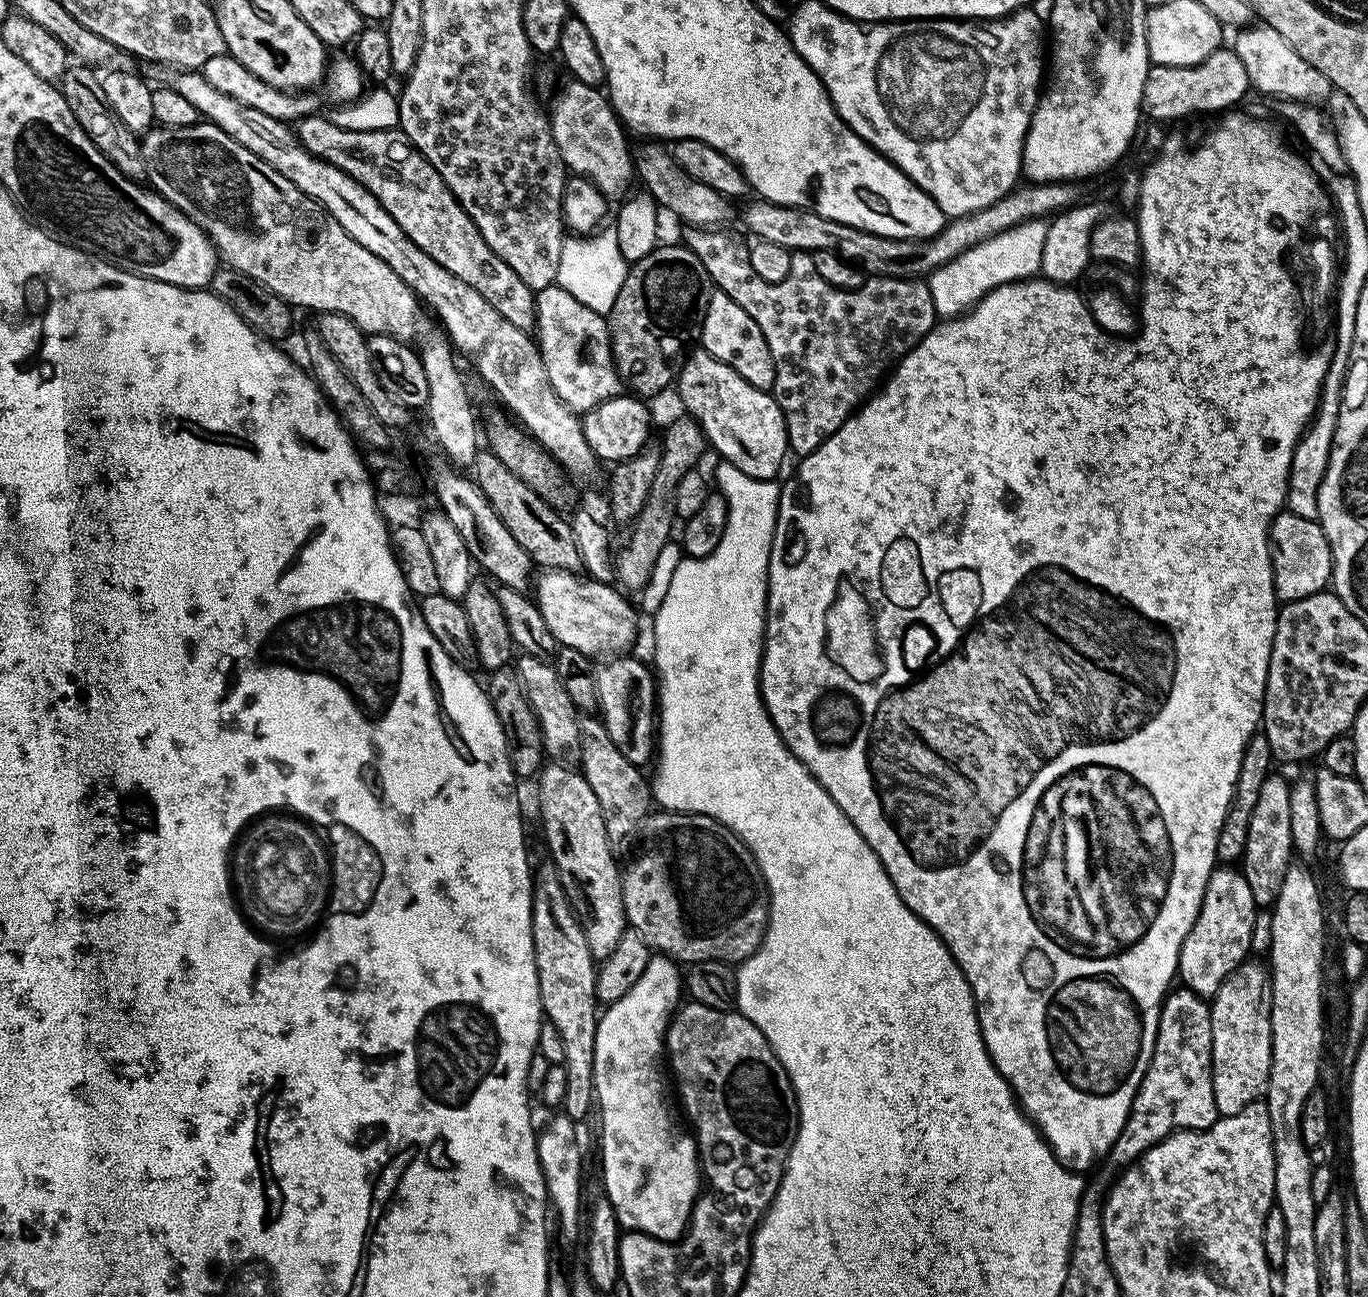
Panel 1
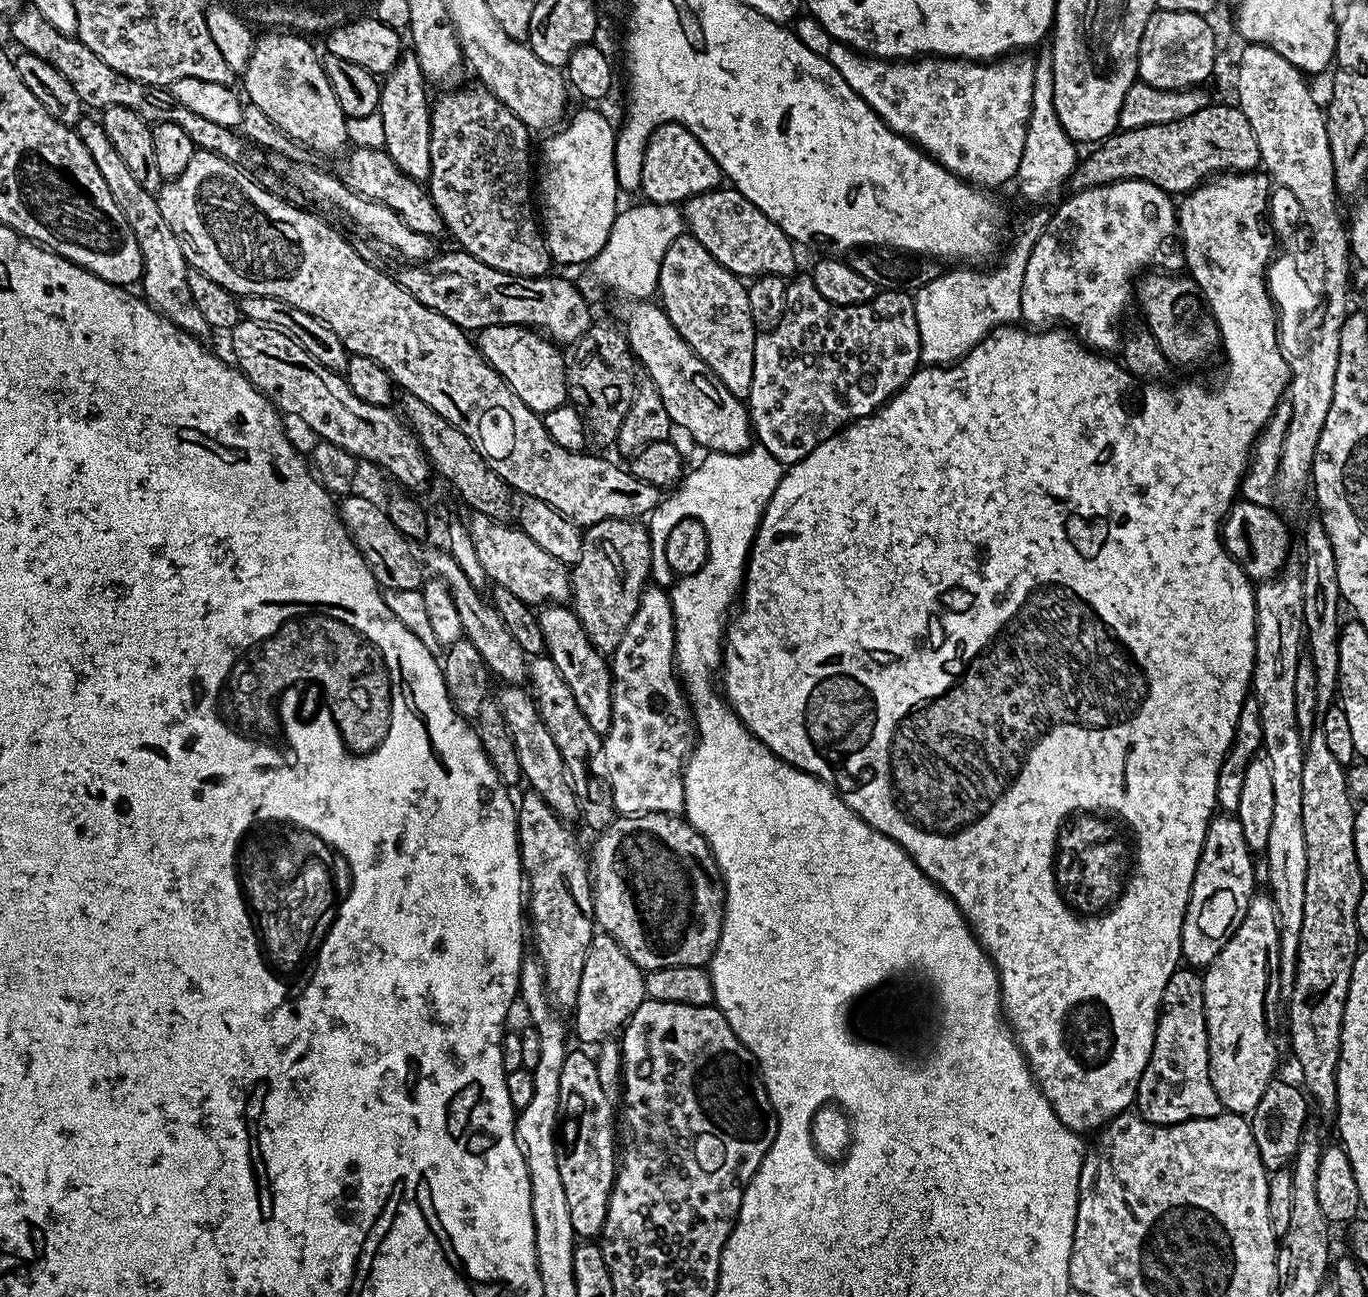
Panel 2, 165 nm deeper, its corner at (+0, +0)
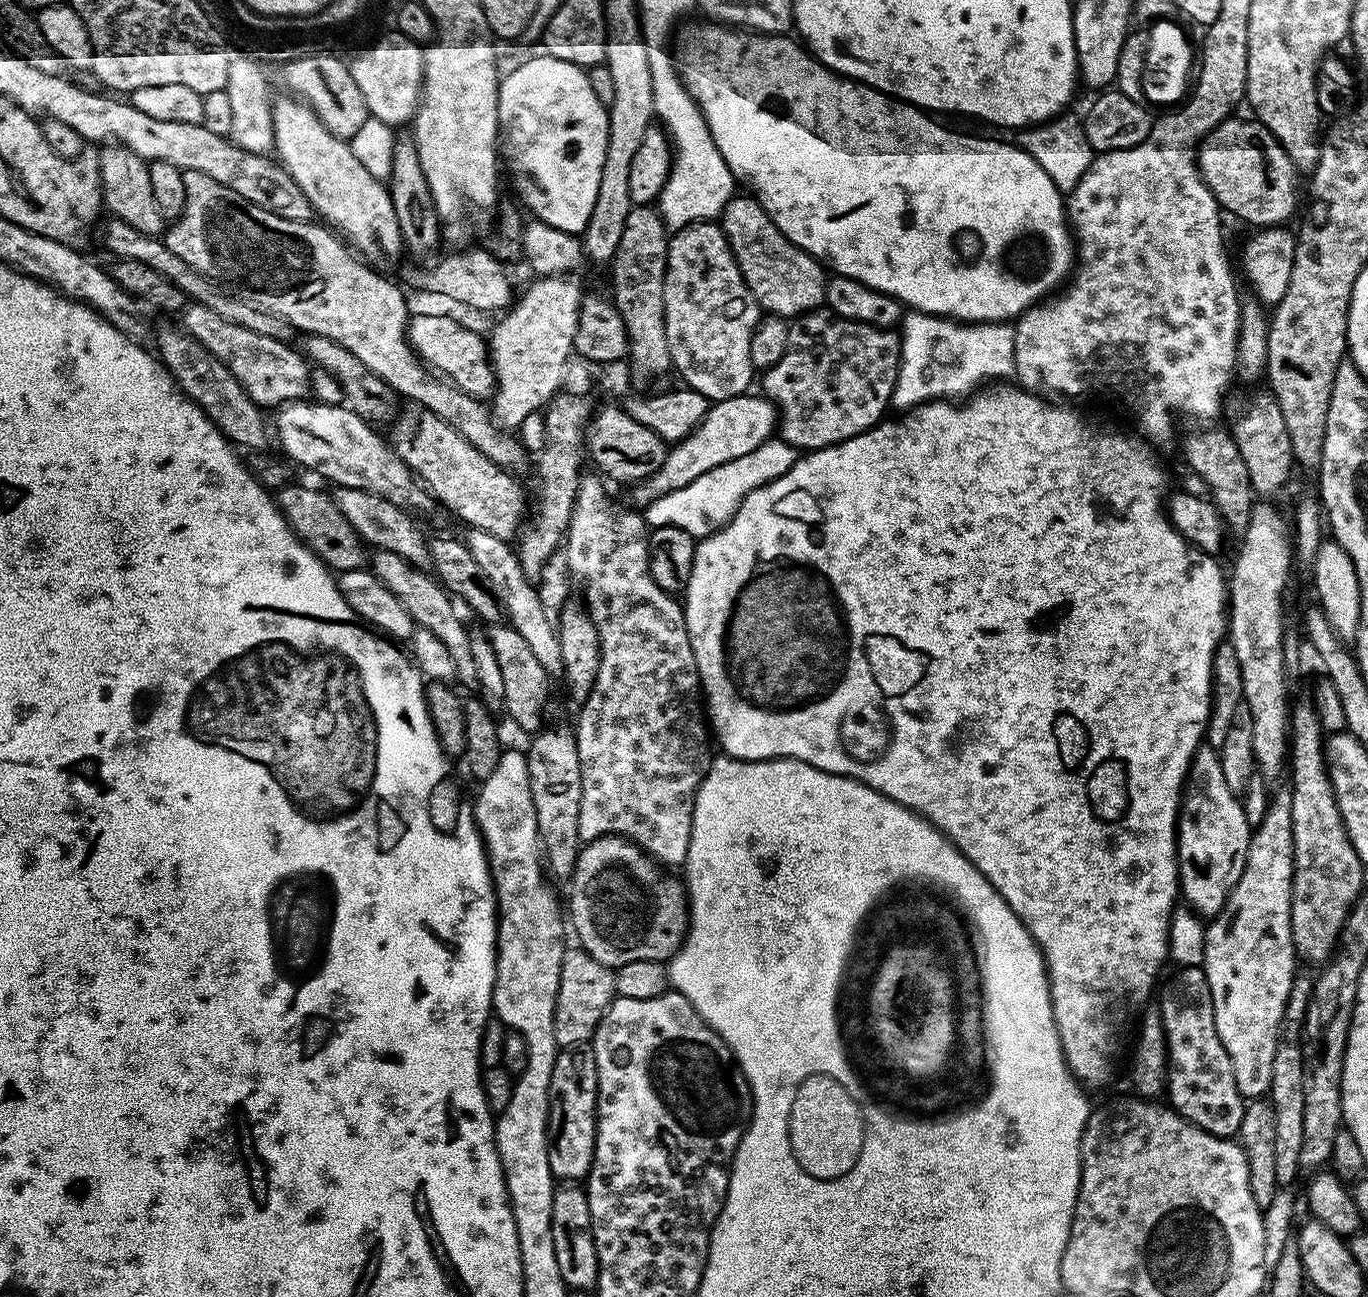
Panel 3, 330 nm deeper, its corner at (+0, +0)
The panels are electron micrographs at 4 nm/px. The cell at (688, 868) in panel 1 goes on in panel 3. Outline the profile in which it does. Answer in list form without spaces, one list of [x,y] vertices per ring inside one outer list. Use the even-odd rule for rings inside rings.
[[[600,836],[585,843],[570,877],[572,885],[568,888],[568,904],[566,900],[566,916],[571,931],[573,928],[580,939],[577,940],[579,947],[613,970],[626,962],[664,962],[675,956],[688,935],[688,893],[677,877],[676,881],[672,876],[660,876],[659,871],[661,869],[647,852],[622,836]]]

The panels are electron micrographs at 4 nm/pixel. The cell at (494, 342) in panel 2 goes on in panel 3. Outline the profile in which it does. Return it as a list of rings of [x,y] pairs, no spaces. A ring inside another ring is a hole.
[[[416,316],[408,321],[408,343],[433,373],[453,383],[475,400],[487,401],[494,392],[490,349],[485,337],[459,324],[452,316]]]

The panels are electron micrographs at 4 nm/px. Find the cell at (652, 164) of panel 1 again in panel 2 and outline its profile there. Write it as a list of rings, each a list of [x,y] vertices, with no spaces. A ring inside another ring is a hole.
[[[721,186],[711,192],[689,196],[682,211],[687,231],[723,268],[741,278],[757,276],[791,277],[797,271],[794,242],[754,202],[731,186]]]

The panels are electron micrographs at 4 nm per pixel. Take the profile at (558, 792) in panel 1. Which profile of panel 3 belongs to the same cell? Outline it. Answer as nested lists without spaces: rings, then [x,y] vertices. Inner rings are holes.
[[[373,551],[370,556],[370,570],[387,586],[390,594],[394,594],[394,598],[398,598],[402,606],[406,606],[417,625],[430,630],[430,634],[434,634],[434,638],[438,638],[438,642],[442,642],[442,646],[450,650],[450,659],[454,661],[456,671],[455,679],[461,680],[468,688],[479,689],[478,671],[470,652],[470,632],[460,623],[460,616],[456,613],[457,605],[448,589],[425,569],[415,568],[413,564],[406,562],[406,558],[398,558],[398,554]]]

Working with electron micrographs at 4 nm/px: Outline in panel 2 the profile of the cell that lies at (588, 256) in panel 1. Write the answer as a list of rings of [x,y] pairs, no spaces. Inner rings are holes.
[[[640,202],[637,208],[617,211],[606,238],[606,246],[602,246],[602,250],[590,262],[592,276],[602,287],[617,292],[617,297],[634,300],[655,297],[660,283],[662,258],[670,242],[685,235],[685,232],[683,211],[674,204]]]

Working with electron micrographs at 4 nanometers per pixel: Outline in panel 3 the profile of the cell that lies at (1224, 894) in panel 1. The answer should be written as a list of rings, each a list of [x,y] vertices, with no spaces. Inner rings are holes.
[[[1202,746],[1188,768],[1188,779],[1180,801],[1180,818],[1176,821],[1176,867],[1180,870],[1179,891],[1188,901],[1187,907],[1201,918],[1215,918],[1224,908],[1230,890],[1242,878],[1246,854],[1252,841],[1253,829],[1248,828],[1248,816],[1240,805],[1241,797],[1226,786],[1222,778],[1222,762],[1217,749]]]

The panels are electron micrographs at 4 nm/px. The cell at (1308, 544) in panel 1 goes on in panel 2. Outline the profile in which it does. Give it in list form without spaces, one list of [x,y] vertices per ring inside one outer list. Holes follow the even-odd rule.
[[[1237,499],[1228,511],[1222,525],[1224,549],[1238,562],[1238,566],[1253,582],[1274,580],[1285,571],[1292,536],[1288,524],[1275,512],[1275,507]]]

